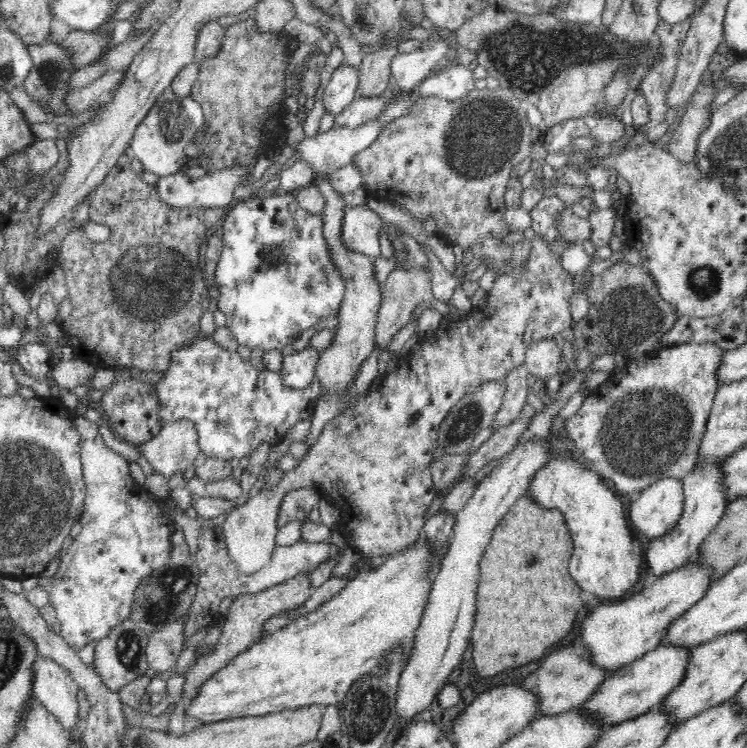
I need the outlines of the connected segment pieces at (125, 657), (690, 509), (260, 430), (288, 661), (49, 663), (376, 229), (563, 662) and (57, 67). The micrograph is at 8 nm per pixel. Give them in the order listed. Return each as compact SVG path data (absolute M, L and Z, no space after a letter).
M128 618L111 628L104 638L97 640L94 660L99 670L96 674L104 681L104 685L108 686L113 692L119 693L120 688L124 688L124 685L145 674L149 667L145 655L148 638L149 635Z
M707 463L707 466L697 470L690 470L687 476L681 479L685 496L683 513L676 526L658 539L652 539L646 548L646 564L648 574L662 578L680 567L686 567L693 562L693 557L699 552L700 546L707 540L710 531L720 522L721 516L727 507L725 497L722 495L721 464Z
M201 335L196 336L194 338L194 344L184 346L184 348L180 348L180 350L176 350L176 352L171 352L169 363L170 368L166 369L164 376L162 376L162 380L160 380L158 386L156 386L156 390L158 390L158 420L160 420L160 424L175 423L176 420L183 419L192 423L193 427L196 428L201 456L206 456L206 458L210 458L211 460L232 460L232 458L242 458L242 456L250 457L250 454L252 454L260 444L264 444L264 442L276 444L278 440L282 441L282 438L284 438L286 434L292 432L294 424L313 416L312 406L314 406L314 402L317 402L323 394L323 385L320 384L318 379L314 378L314 380L303 389L290 388L283 383L279 372L272 372L268 369L256 370L256 368L250 365L250 362L245 362L237 351L222 350L222 347L219 344L216 344L216 341L212 336L205 338Z
M423 537L416 542L416 544L407 547L404 551L394 553L387 557L384 563L378 567L369 567L363 569L353 579L348 580L346 586L335 594L328 602L321 604L316 610L310 611L307 615L300 615L294 618L290 624L286 624L284 628L275 631L271 634L266 634L262 639L252 643L247 649L238 653L224 668L217 669L215 673L208 680L205 680L200 685L197 696L192 699L186 708L186 716L196 718L198 722L204 722L205 726L208 723L219 723L222 720L230 720L242 717L262 716L270 713L277 713L284 709L297 709L298 707L308 705L320 705L323 708L329 704L340 705L347 695L347 692L352 688L352 684L356 681L362 680L364 676L372 674L373 670L381 663L386 651L391 651L394 647L404 648L404 658L406 660L409 652L413 647L413 632L420 624L421 612L427 603L429 597L429 589L433 581L434 574L440 564L440 560L435 560L436 555L432 553L432 549L428 547L428 540Z
M38 656L30 665L33 672L32 694L54 715L68 732L78 719L77 694L79 687L68 669L51 657Z
M366 203L353 208L344 209L344 222L341 224L341 239L343 246L352 252L360 252L367 257L377 257L380 255L380 231L386 228L386 223L383 222L376 212L370 210Z
M574 644L562 652L554 652L546 656L540 667L530 676L526 676L526 680L522 680L519 686L537 697L539 716L550 716L578 708L596 692L606 676L609 676L607 671L601 670L600 667L593 667L588 662L584 647Z
M45 42L40 45L27 45L28 52L32 59L32 70L28 74L28 78L24 80L23 88L32 100L38 102L45 109L45 112L51 115L68 115L69 108L64 102L64 97L68 93L71 86L68 80L74 76L76 67L72 65L71 54L60 46L59 43Z

